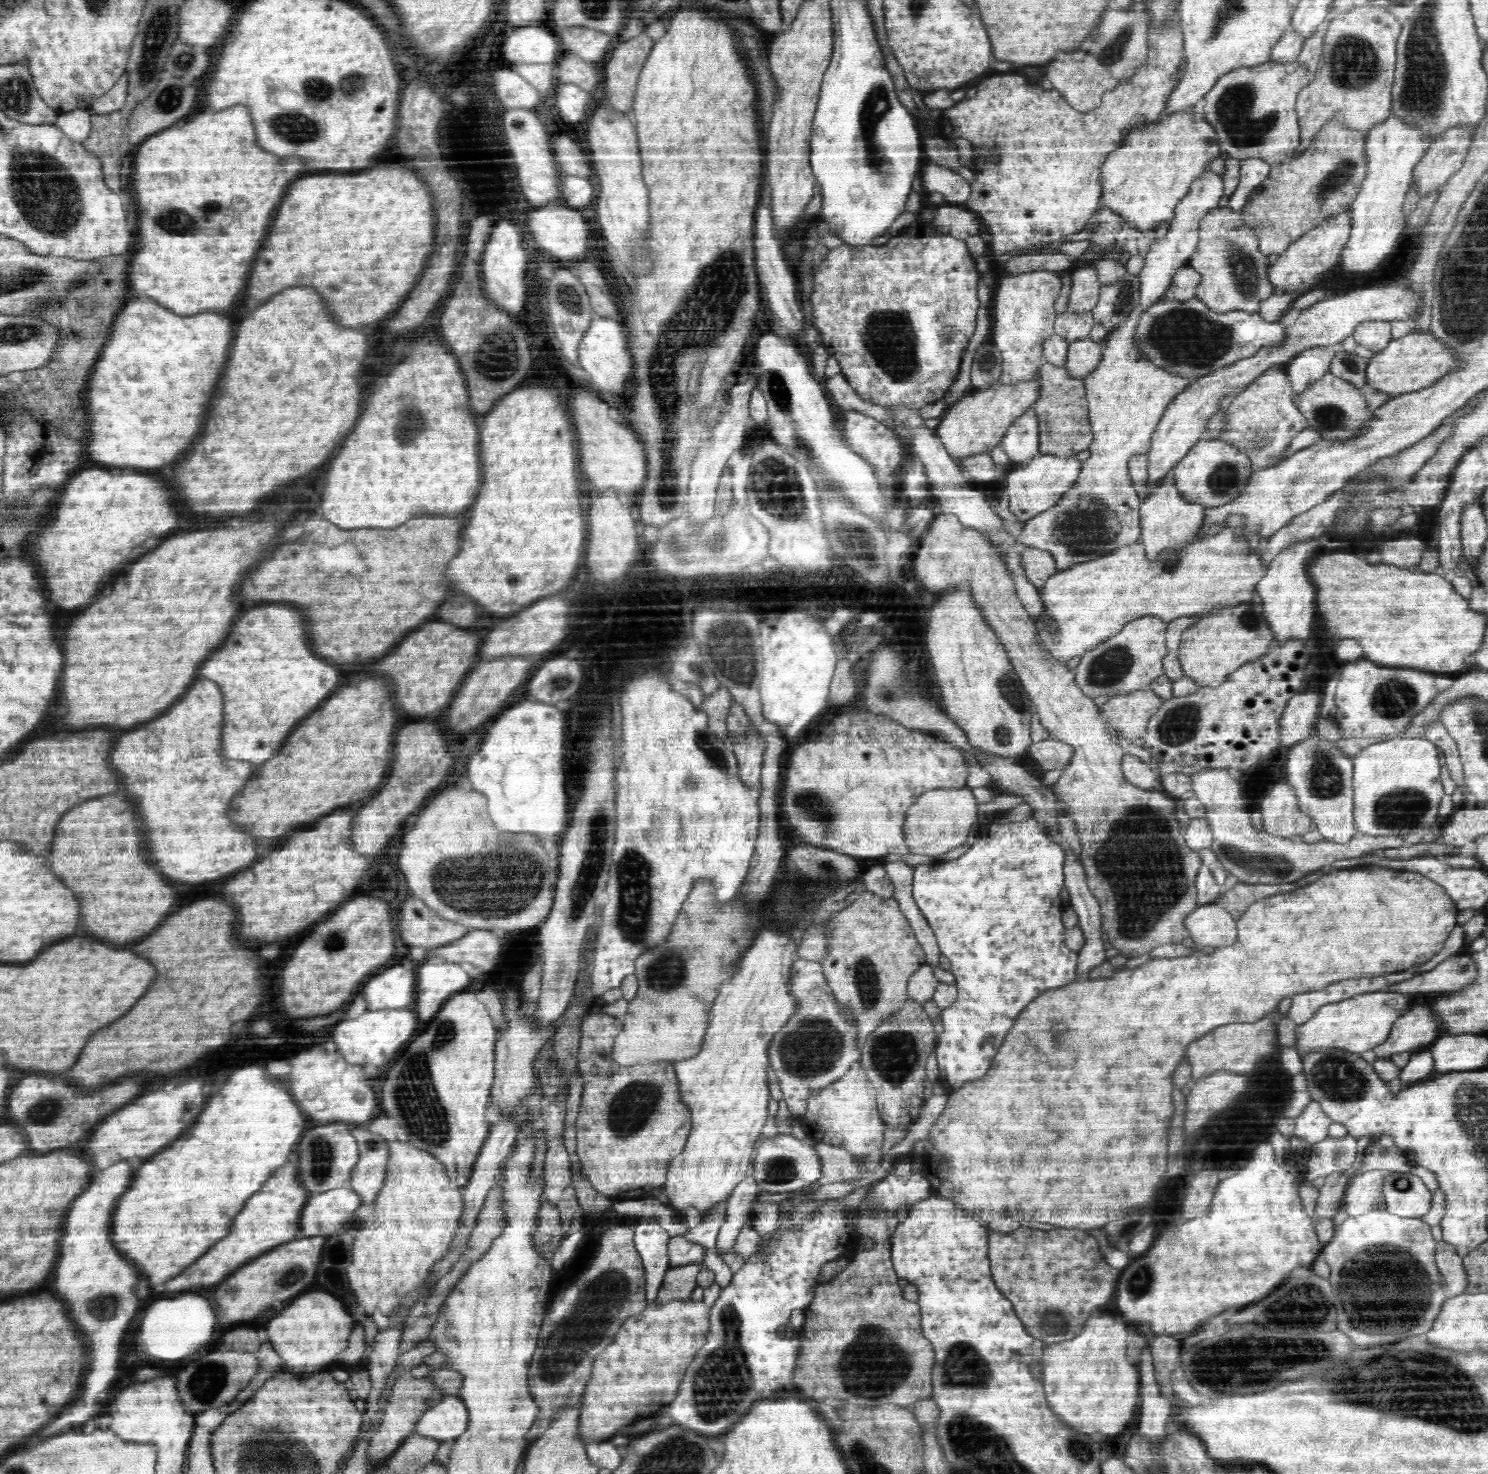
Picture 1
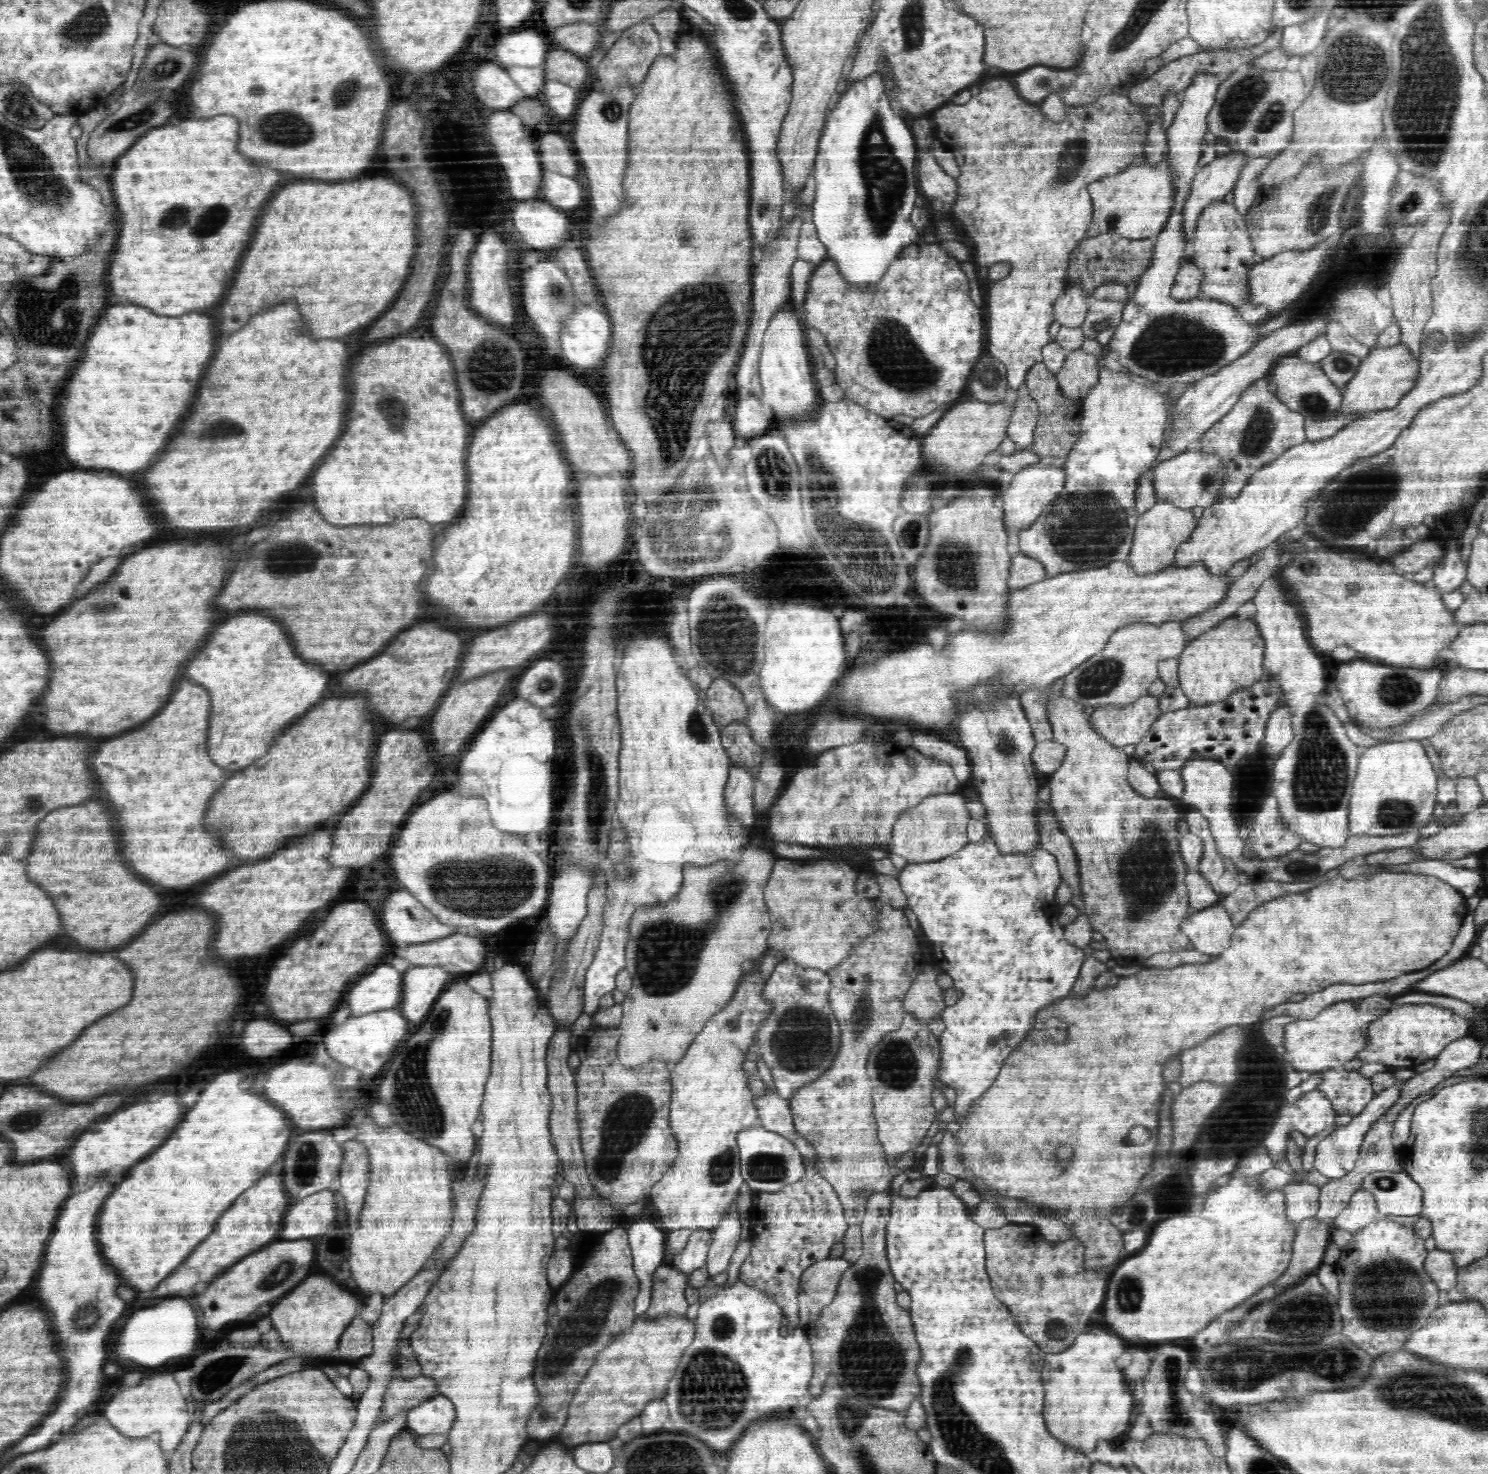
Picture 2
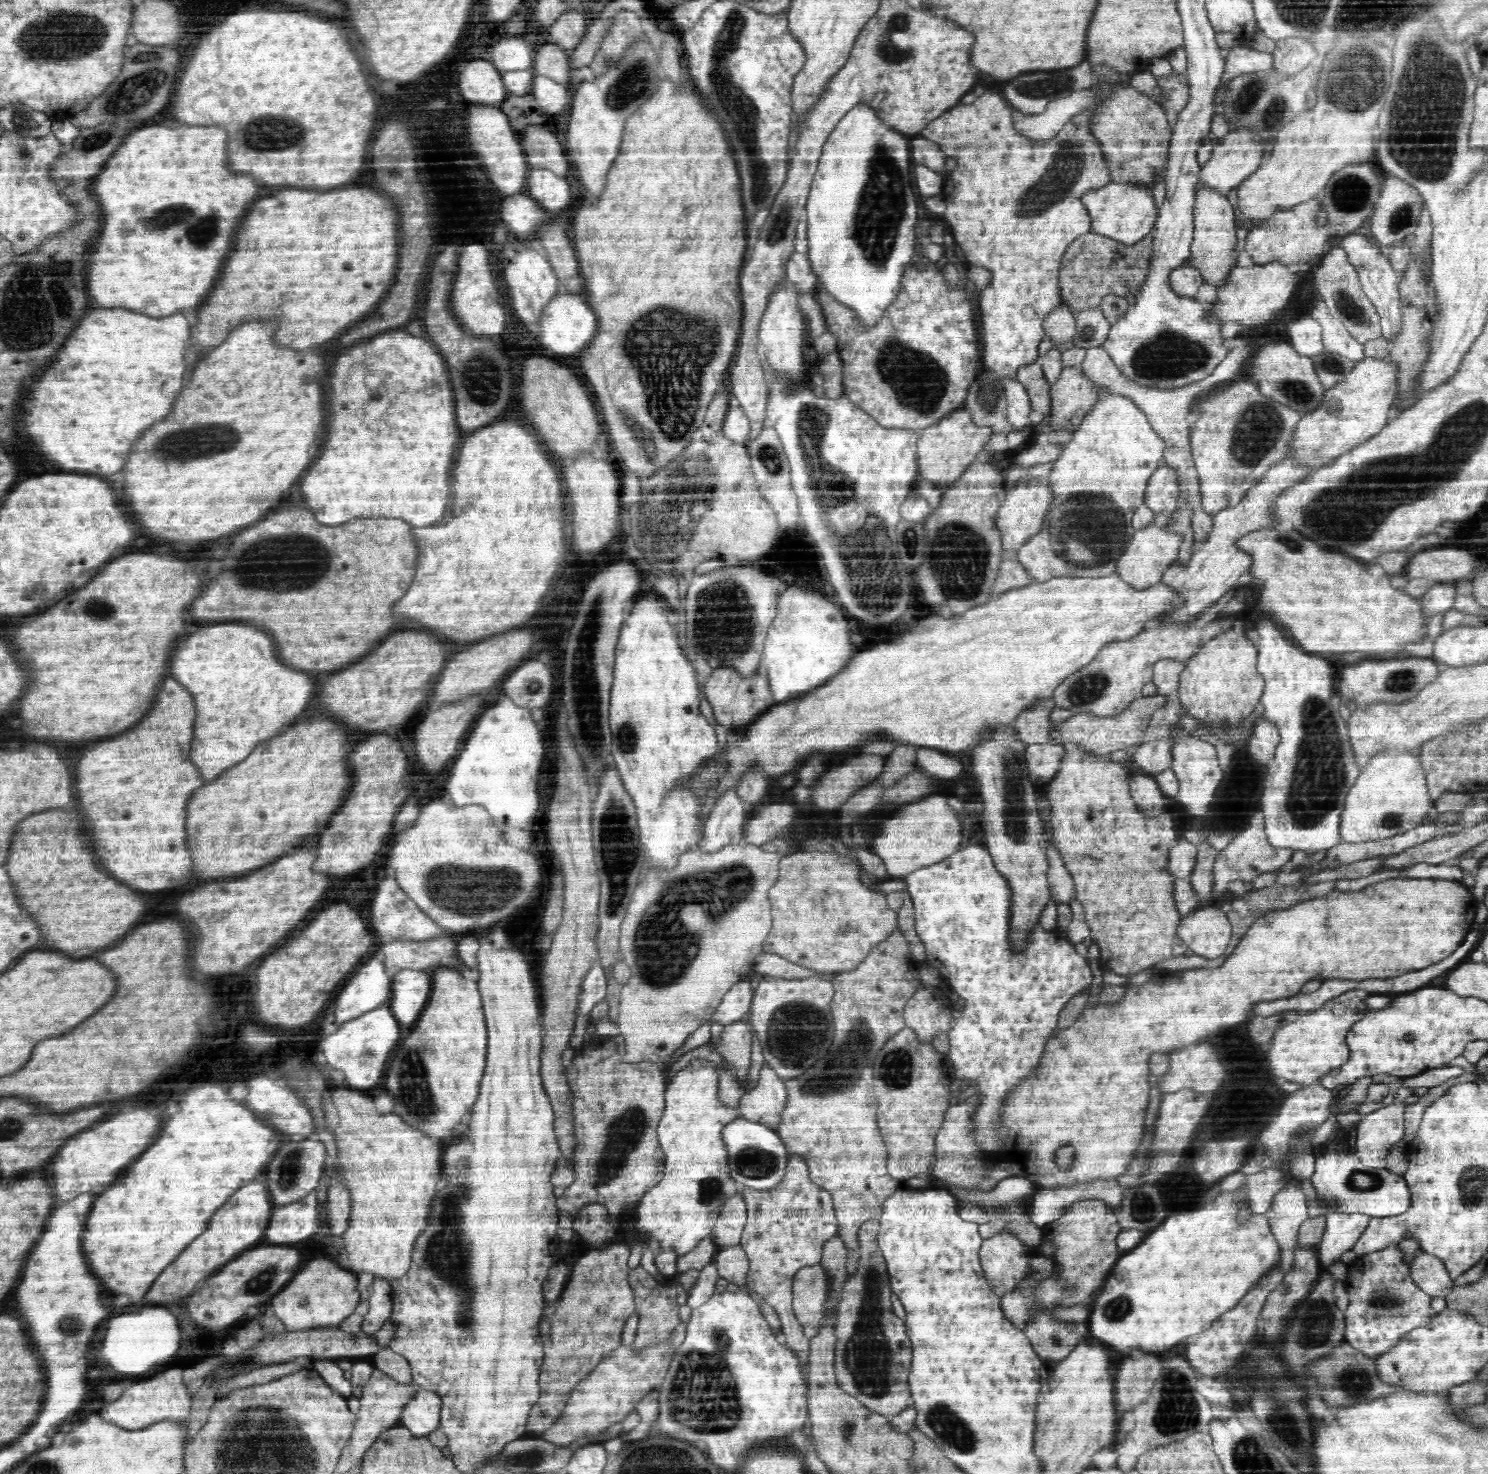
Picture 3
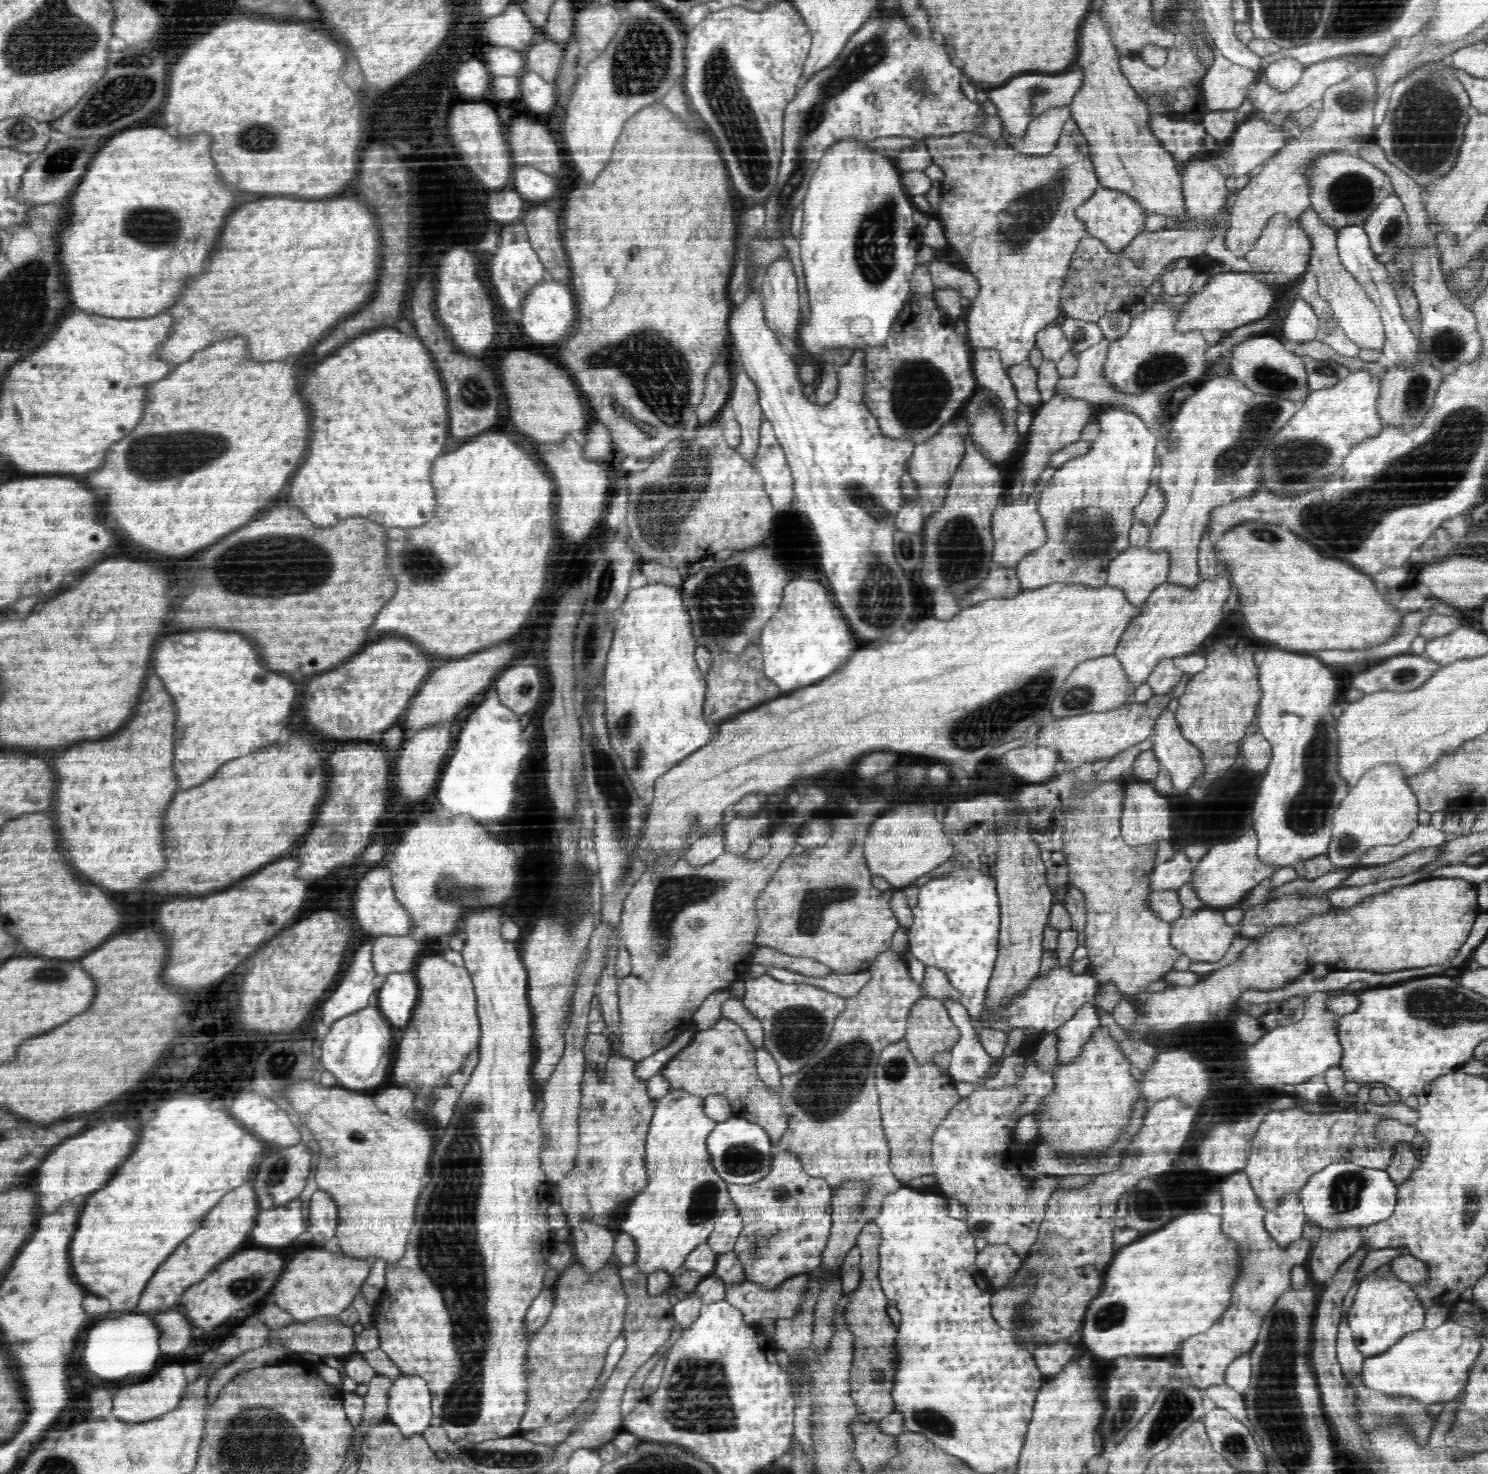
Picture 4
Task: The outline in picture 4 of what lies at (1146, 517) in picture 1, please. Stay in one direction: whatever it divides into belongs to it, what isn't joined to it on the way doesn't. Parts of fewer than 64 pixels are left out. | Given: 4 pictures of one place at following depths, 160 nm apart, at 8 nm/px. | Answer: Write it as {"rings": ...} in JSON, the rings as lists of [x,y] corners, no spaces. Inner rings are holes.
{"rings":[[[1129,544],[1121,553],[1109,564],[1107,578],[1108,584],[1123,588],[1127,592],[1127,597],[1132,604],[1142,604],[1152,594],[1158,584],[1167,580],[1171,569],[1171,556],[1165,548],[1156,550],[1149,544]]]}

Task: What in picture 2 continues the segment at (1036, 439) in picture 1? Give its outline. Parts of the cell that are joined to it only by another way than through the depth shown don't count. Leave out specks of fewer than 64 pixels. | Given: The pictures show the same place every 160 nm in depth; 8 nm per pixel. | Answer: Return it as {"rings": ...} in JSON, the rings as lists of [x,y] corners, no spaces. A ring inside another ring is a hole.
{"rings":[[[1030,396],[1017,398],[1015,401],[1018,402],[1018,406],[1009,422],[1007,437],[1018,451],[1028,451],[1034,444],[1035,431],[1040,422],[1041,413]]]}

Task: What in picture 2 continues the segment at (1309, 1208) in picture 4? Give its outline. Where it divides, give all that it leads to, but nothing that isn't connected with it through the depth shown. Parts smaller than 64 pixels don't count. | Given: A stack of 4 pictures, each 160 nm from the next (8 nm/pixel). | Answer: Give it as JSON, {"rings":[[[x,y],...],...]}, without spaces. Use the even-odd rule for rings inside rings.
{"rings":[[[1396,1080],[1393,1086],[1377,1092],[1362,1114],[1354,1117],[1346,1126],[1333,1130],[1323,1140],[1320,1140],[1316,1146],[1313,1168],[1316,1168],[1321,1175],[1329,1179],[1340,1178],[1340,1176],[1350,1172],[1355,1167],[1366,1133],[1371,1129],[1377,1118],[1384,1115],[1392,1105],[1398,1102],[1398,1099],[1402,1096],[1403,1088],[1408,1083],[1409,1080]],[[1405,1170],[1401,1173],[1375,1172],[1366,1180],[1366,1185],[1374,1190],[1379,1217],[1416,1216],[1416,1214],[1420,1216],[1423,1211],[1423,1188]]]}

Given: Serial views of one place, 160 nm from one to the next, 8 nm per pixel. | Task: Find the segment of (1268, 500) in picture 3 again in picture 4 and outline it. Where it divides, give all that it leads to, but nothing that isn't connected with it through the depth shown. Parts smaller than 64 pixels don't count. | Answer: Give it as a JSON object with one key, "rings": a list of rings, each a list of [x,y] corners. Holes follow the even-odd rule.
{"rings":[[[1218,560],[1216,574],[1212,578],[1198,574],[1198,580],[1190,586],[1175,580],[1164,580],[1162,584],[1158,584],[1148,600],[1145,600],[1140,616],[1130,623],[1120,644],[1115,648],[1114,653],[1122,661],[1124,669],[1128,670],[1131,680],[1137,682],[1138,685],[1145,683],[1147,676],[1152,673],[1159,660],[1194,652],[1214,628],[1220,625],[1224,616],[1224,608],[1226,608],[1226,600],[1232,592],[1230,588],[1232,588],[1232,571],[1229,562],[1225,560]]]}

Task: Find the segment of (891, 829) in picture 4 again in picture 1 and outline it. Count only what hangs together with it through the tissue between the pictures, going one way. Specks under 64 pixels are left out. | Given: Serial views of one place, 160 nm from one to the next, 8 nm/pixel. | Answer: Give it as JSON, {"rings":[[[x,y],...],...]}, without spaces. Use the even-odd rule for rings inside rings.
{"rings":[[[934,788],[927,790],[908,809],[905,822],[905,838],[914,854],[941,855],[952,848],[970,842],[974,835],[972,826],[978,822],[978,802],[972,788]]]}

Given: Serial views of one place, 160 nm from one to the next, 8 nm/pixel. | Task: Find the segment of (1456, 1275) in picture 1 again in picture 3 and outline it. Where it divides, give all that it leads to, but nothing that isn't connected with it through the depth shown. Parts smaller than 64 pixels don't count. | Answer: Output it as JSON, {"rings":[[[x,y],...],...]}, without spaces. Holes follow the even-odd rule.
{"rings":[[[1420,1252],[1411,1262],[1415,1283],[1430,1296],[1445,1297],[1454,1288],[1454,1279],[1444,1261],[1430,1253]]]}

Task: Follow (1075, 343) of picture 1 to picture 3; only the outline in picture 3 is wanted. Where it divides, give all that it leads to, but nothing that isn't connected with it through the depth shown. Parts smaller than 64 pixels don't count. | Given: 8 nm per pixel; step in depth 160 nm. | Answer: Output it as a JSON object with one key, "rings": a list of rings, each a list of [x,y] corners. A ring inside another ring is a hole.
{"rings":[[[1083,363],[1064,366],[1051,386],[1054,409],[1052,423],[1074,432],[1097,402],[1100,390],[1101,387],[1085,375]]]}

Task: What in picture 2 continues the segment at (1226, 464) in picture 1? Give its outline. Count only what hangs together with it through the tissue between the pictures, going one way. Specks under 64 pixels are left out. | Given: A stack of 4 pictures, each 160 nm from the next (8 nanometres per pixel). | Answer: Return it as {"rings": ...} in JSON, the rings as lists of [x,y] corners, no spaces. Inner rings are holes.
{"rings":[[[1190,450],[1177,458],[1172,458],[1162,464],[1154,464],[1153,483],[1158,499],[1168,498],[1178,508],[1204,509],[1217,503],[1227,483],[1229,472],[1226,461],[1218,453]]]}

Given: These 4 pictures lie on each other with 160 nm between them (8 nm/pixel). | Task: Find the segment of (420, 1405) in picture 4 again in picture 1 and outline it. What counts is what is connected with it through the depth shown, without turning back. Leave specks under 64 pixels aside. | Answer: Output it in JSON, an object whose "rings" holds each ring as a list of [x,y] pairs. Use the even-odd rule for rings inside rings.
{"rings":[[[456,1396],[443,1398],[436,1408],[422,1415],[415,1432],[420,1436],[437,1440],[454,1441],[463,1435],[468,1428],[468,1408]]]}

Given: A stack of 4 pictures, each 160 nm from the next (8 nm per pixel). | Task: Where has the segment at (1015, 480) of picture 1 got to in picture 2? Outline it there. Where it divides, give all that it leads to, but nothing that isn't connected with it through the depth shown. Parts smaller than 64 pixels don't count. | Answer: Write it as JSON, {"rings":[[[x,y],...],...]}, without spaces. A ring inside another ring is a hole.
{"rings":[[[1041,460],[1035,464],[1020,468],[1013,475],[1009,488],[999,492],[999,497],[1003,499],[1007,527],[1014,527],[1019,531],[1029,528],[1036,522],[1045,508],[1050,507],[1064,490],[1066,477],[1065,467],[1054,466],[1050,464],[1049,460]]]}

